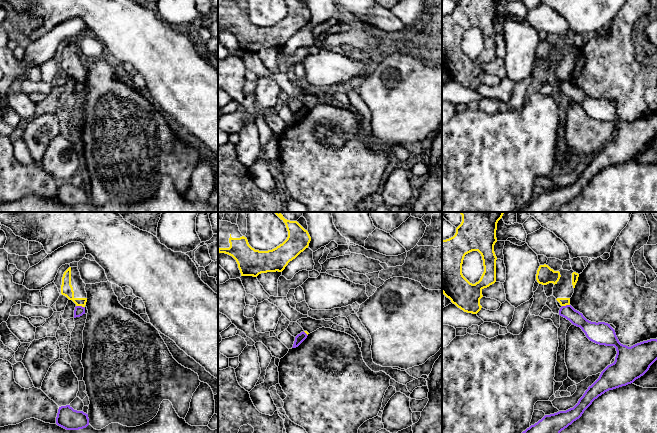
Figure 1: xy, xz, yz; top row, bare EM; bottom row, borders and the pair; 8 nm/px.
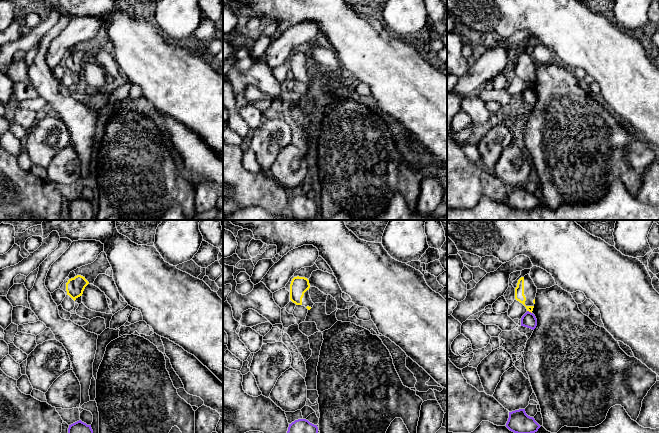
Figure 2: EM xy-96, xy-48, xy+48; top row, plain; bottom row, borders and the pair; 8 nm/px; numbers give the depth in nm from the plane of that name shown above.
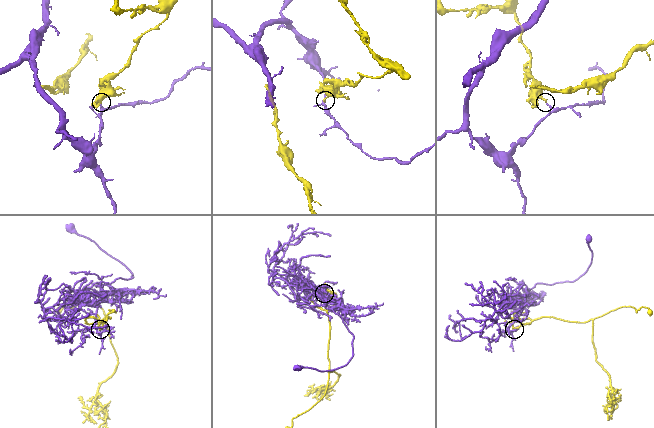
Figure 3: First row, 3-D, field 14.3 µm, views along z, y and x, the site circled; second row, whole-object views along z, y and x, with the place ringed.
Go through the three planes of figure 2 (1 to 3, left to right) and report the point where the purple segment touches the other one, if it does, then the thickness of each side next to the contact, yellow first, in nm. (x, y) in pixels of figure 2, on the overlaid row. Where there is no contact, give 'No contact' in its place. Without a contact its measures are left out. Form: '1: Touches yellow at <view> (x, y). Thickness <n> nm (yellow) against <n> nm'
1: No contact
2: No contact
3: Touches yellow at xy+48 (529, 311). Thickness 80 nm (yellow) against 120 nm

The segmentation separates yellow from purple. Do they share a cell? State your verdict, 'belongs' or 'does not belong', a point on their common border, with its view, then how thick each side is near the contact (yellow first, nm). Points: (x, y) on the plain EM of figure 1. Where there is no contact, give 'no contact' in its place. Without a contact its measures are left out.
does not belong; meets yellow in xy at (80, 81); 100 nm thick on the yellow side, 80 nm on the other

